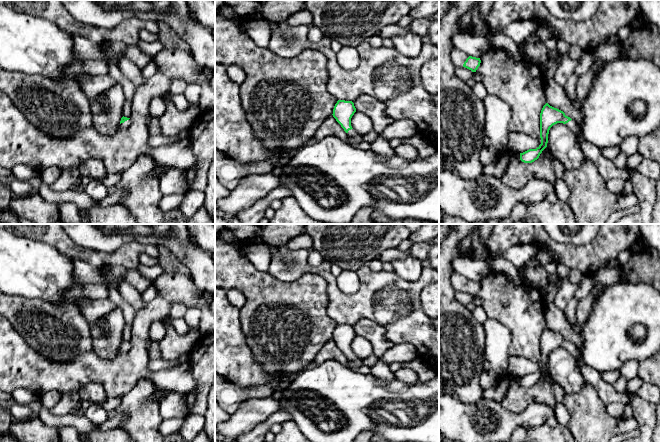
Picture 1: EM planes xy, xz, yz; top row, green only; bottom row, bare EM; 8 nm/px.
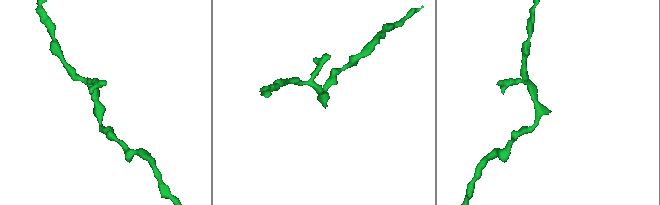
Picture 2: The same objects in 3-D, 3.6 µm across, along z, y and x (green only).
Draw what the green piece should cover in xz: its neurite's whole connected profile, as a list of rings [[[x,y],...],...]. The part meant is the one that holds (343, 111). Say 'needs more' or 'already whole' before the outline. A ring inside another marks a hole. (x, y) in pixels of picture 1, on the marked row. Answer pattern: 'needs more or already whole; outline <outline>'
needs more; outline [[[338,100],[333,109],[333,117],[341,125],[344,131],[354,141],[362,142],[361,137],[358,136],[351,126],[351,118],[356,112],[356,108],[352,101]]]

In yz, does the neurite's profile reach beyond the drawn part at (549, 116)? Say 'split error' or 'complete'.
split error

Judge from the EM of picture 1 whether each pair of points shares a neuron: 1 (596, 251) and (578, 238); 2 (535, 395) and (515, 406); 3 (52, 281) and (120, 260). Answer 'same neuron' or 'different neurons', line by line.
1: different neurons
2: same neuron
3: different neurons

